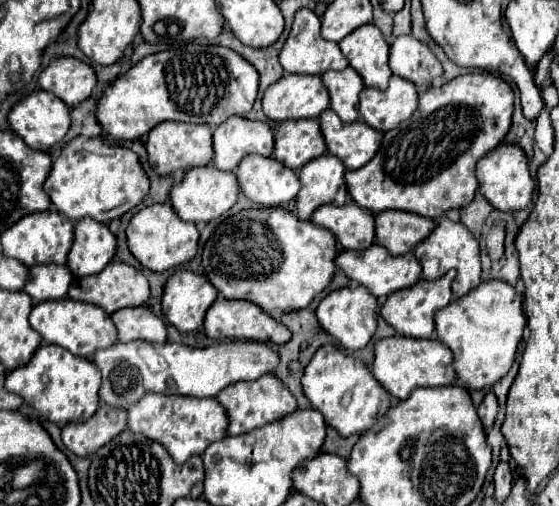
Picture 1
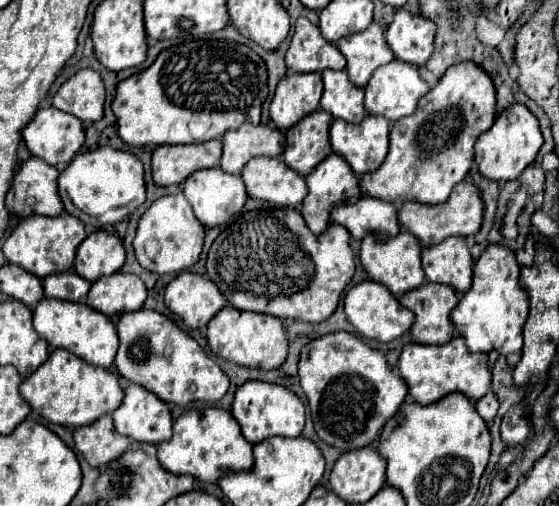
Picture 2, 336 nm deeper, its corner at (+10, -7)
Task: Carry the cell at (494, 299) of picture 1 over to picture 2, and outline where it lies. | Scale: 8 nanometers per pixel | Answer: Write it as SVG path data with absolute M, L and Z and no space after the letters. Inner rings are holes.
M489 244L473 268L473 284L451 312L451 322L473 354L487 354L501 350L503 344L523 332L527 320L527 296L519 286L519 264L515 252Z

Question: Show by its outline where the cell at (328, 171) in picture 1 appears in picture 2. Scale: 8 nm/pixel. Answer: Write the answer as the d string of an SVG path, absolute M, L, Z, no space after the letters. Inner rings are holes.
M329 154L323 162L319 162L315 166L315 170L307 176L307 188L309 194L301 204L301 216L307 224L307 228L313 234L321 234L327 226L329 226L329 212L337 206L337 204L353 204L361 198L361 192L357 188L357 176L353 174L353 170L349 168L349 164L345 164L345 160L341 160L341 156L337 154Z

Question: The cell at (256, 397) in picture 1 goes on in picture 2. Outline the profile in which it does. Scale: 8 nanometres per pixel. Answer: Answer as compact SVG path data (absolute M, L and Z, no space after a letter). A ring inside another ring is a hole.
M249 380L235 392L231 414L239 422L243 438L251 444L257 444L271 436L293 438L293 436L299 436L305 426L305 404L299 400L299 396L285 386L261 382L261 380Z

